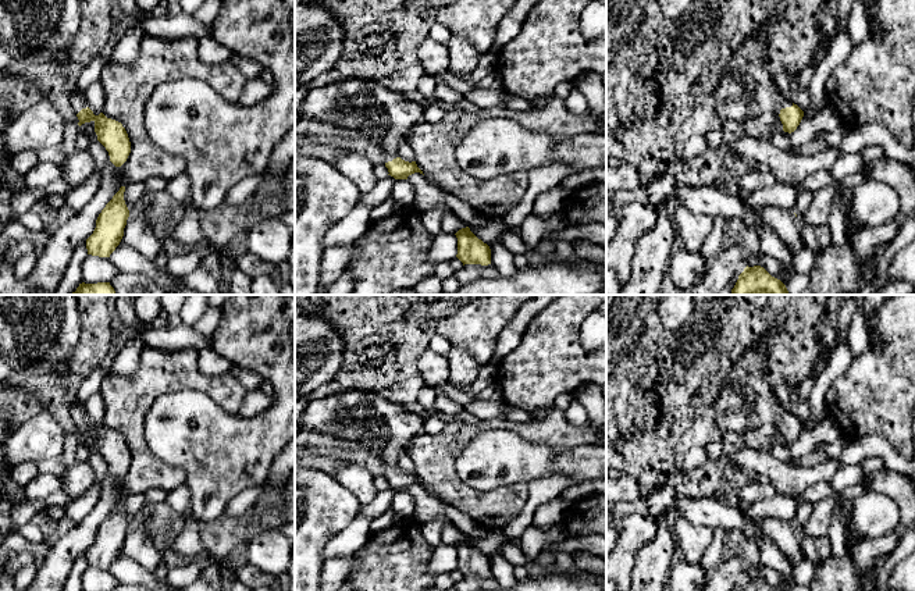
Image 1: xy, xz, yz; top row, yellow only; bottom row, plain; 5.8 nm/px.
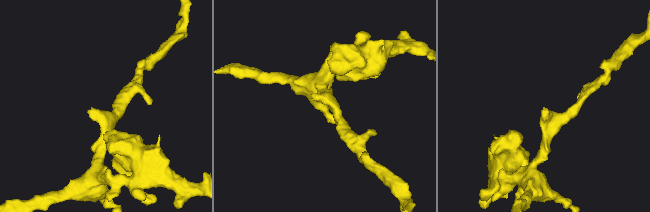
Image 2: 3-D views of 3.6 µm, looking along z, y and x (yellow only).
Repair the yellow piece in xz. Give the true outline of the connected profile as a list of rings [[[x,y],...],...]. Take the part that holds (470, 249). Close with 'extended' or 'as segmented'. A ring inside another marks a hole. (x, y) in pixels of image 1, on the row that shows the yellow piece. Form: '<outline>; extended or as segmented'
[[[469,227],[459,229],[458,254],[456,257],[464,264],[491,264],[491,249],[487,243],[478,239]]]; as segmented

